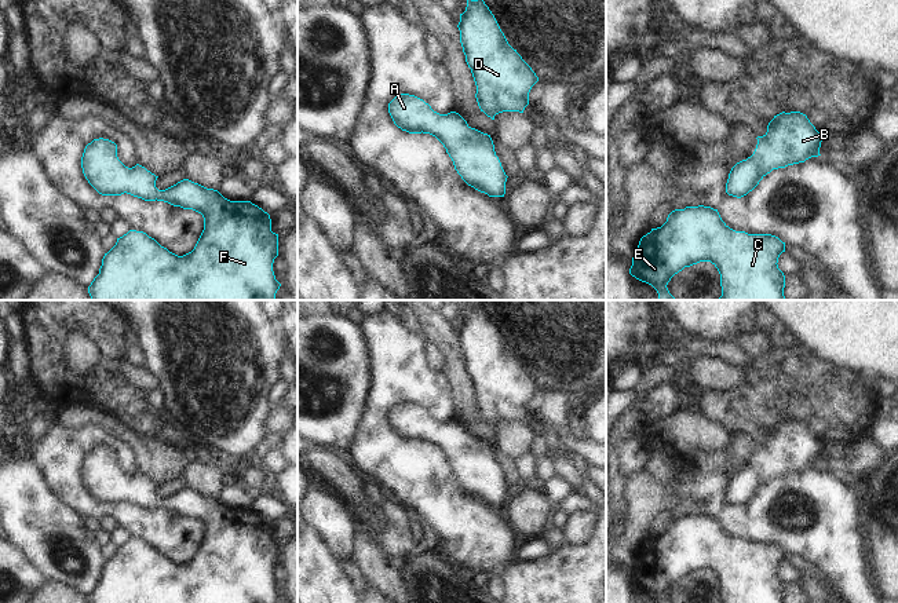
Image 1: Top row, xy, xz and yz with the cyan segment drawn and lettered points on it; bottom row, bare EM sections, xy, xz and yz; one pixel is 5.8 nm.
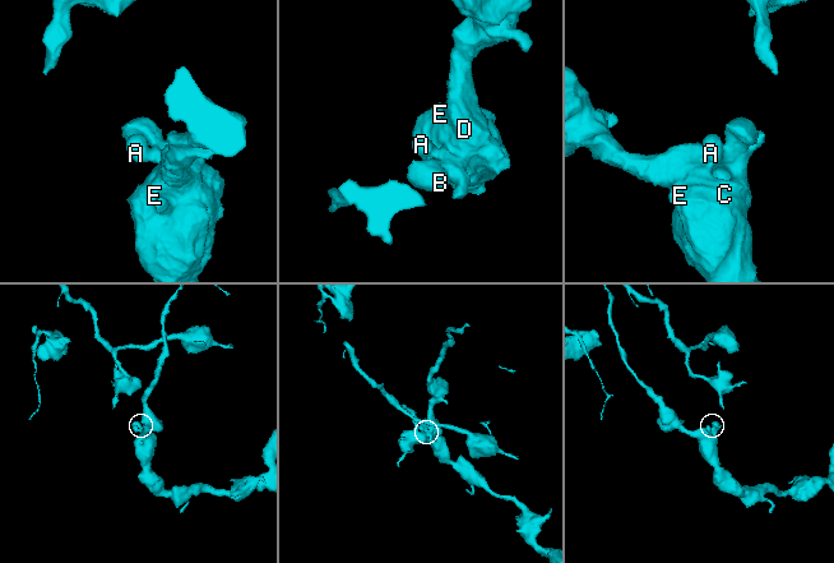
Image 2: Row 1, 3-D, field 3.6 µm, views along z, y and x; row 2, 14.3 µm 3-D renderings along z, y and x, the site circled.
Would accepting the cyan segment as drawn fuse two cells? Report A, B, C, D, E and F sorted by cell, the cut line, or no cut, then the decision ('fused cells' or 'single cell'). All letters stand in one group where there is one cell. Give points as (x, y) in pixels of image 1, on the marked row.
A B C D E F; no cut; single cell

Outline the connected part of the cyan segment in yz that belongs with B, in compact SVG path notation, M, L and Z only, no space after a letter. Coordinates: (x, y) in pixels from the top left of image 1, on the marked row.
M782 112L774 116L767 125L767 132L756 138L758 145L753 154L731 168L726 193L741 198L773 169L821 156L822 136L800 112Z

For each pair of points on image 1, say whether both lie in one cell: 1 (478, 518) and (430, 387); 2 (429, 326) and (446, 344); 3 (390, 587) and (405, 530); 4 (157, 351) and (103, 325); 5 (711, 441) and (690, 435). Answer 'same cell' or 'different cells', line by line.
1: same cell
2: same cell
3: different cells
4: different cells
5: same cell

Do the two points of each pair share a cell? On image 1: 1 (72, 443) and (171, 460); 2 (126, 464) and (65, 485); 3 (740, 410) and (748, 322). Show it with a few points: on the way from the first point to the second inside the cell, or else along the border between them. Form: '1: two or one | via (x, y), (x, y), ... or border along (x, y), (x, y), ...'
1: two | border along (109, 431), (120, 438), (132, 452), (138, 471)
2: one | via (112, 442), (108, 439), (90, 439), (66, 463)
3: two | border along (756, 314), (759, 329)

